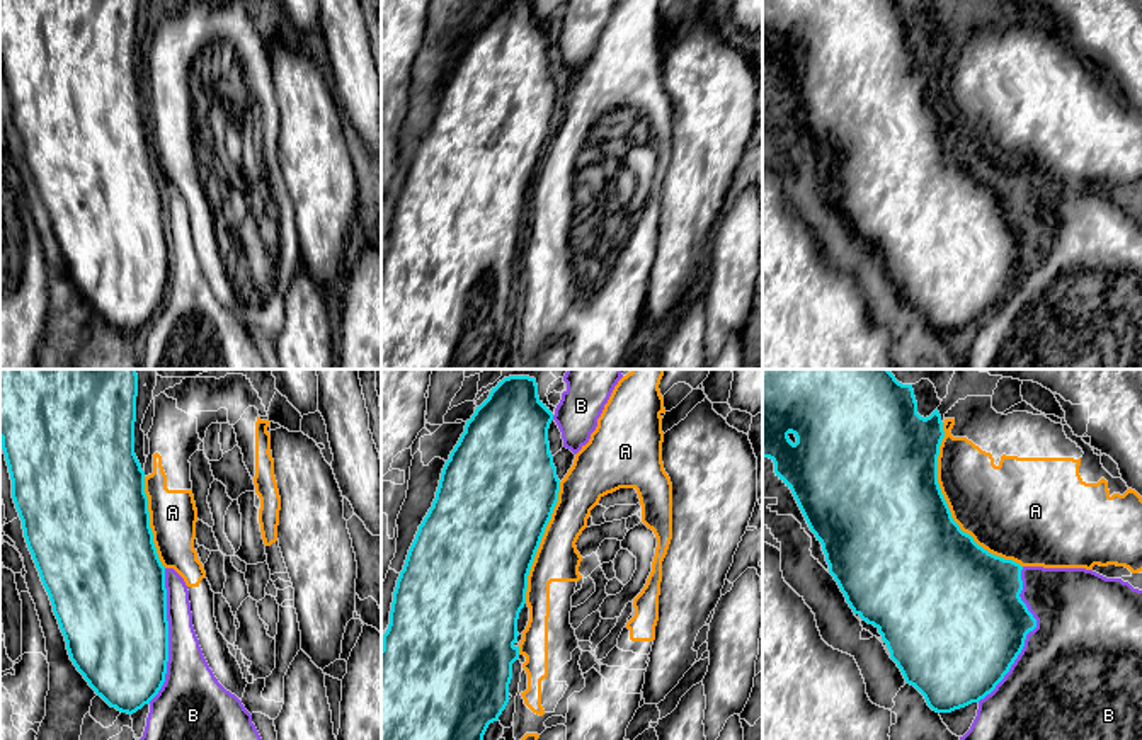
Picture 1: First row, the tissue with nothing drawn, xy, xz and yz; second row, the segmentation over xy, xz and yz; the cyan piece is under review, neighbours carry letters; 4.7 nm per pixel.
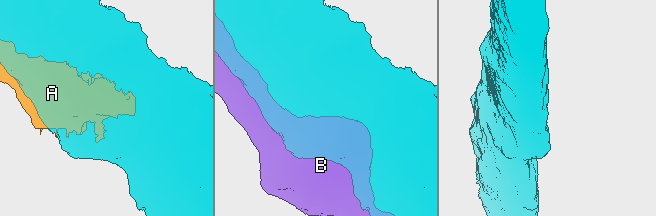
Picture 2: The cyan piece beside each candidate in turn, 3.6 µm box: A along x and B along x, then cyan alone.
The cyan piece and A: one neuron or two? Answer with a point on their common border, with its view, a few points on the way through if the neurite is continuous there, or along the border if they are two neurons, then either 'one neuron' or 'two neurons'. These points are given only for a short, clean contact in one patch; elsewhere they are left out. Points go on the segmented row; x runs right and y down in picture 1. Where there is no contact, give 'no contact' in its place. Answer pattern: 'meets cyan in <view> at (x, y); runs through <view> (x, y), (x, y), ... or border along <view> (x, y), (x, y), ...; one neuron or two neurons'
meets cyan in yz at (948, 507); two neurons

